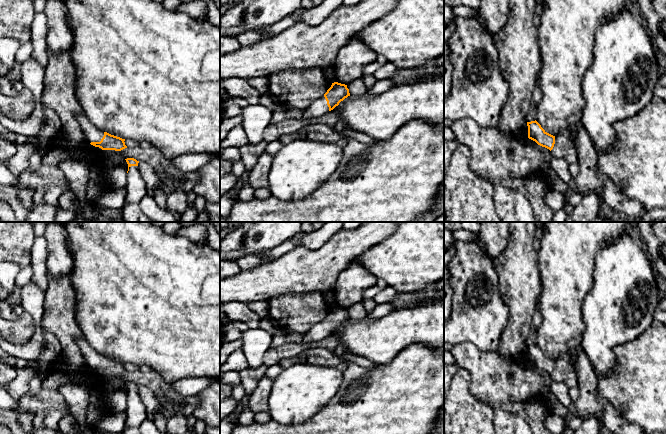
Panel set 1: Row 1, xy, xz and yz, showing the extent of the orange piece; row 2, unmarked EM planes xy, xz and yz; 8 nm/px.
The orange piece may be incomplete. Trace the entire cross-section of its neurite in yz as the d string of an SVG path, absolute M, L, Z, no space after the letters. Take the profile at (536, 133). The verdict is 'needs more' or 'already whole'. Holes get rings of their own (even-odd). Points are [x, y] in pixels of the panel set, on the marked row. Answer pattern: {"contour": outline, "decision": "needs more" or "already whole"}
{"contour": "M535 120L527 122L528 138L535 141L538 145L549 149L553 149L555 144L555 136L547 133L541 125Z", "decision": "already whole"}

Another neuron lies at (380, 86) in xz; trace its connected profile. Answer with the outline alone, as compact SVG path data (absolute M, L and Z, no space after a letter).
M390 78L377 80L375 84L368 89L368 93L372 96L381 94L389 90L393 86L393 81Z

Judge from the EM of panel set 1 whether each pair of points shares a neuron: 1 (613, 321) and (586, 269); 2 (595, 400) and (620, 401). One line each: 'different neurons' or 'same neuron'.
1: different neurons
2: different neurons

